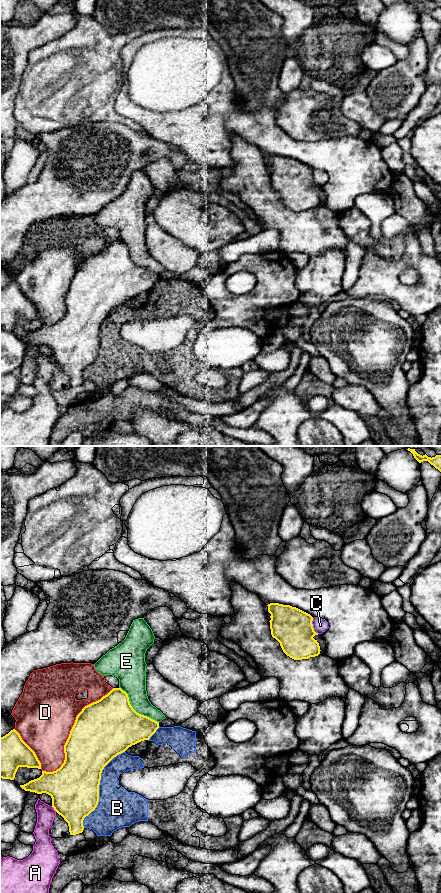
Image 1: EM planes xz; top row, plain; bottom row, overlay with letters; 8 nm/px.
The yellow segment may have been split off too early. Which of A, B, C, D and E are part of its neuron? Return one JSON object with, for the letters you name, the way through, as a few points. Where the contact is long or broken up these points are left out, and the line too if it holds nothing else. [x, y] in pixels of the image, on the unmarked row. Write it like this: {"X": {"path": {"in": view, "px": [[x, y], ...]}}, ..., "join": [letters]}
{"join": []}

